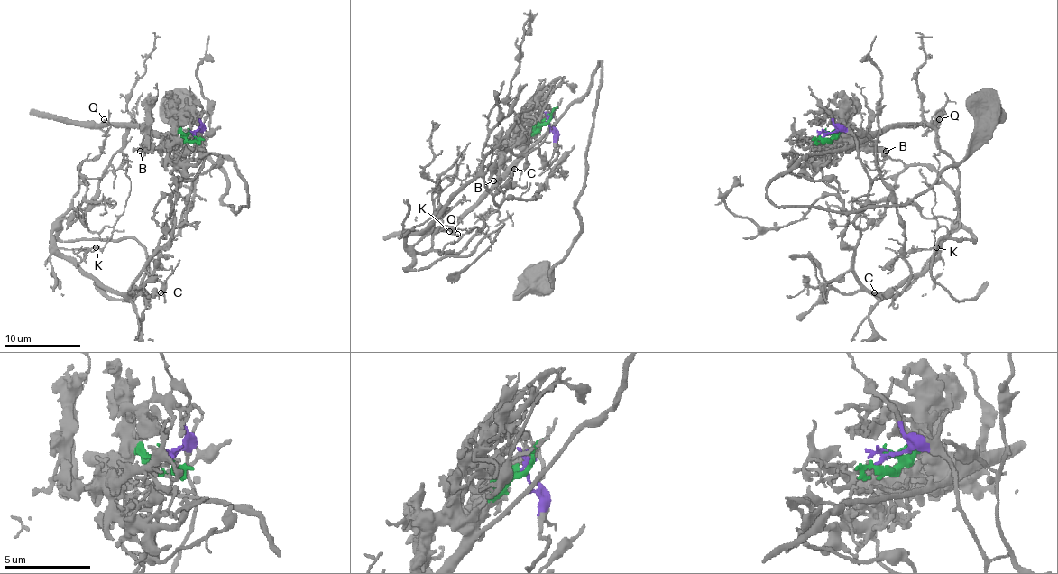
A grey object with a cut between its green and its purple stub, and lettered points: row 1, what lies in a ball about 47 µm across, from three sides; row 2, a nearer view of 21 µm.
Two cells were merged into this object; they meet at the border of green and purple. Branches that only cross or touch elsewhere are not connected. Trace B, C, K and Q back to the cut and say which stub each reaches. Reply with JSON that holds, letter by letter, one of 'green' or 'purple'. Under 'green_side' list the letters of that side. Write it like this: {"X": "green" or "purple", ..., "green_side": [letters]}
{"B": "green", "C": "purple", "K": "purple", "Q": "green", "green_side": ["B", "Q"]}

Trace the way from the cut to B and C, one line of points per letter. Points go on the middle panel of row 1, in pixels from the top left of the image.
B: (549, 118), (522, 141), (507, 149), (499, 176), (493, 181)
C: (549, 118), (558, 154), (549, 164), (538, 149), (493, 149), (482, 164), (483, 183), (495, 193), (514, 168)

